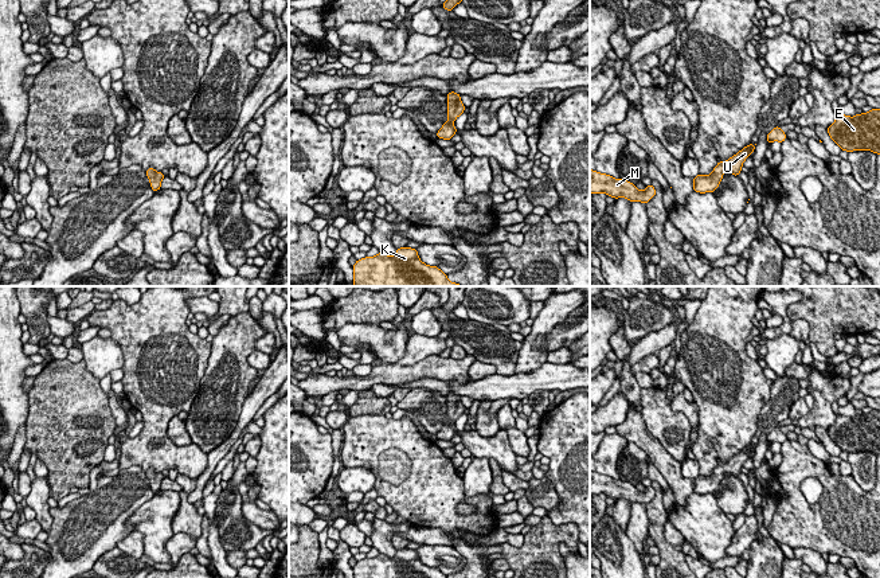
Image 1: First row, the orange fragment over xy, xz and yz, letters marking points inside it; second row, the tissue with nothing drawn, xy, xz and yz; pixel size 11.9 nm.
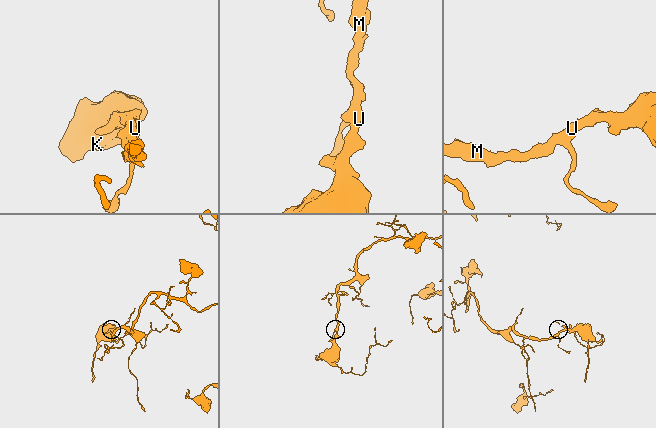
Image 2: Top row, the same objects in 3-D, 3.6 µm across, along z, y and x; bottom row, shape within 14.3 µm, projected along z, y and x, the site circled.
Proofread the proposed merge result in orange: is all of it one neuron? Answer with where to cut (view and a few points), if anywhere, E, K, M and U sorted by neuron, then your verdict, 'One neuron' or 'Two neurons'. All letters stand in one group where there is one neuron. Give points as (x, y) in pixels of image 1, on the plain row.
No split. Groups: E K M U. One neuron

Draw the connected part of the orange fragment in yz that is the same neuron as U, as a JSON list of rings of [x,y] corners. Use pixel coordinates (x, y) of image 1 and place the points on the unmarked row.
[[[748,445],[727,462],[719,462],[711,476],[699,474],[693,479],[693,492],[700,495],[713,493],[719,488],[724,473],[731,473],[734,477],[738,477],[742,472],[744,461],[750,458],[752,452],[755,453],[755,446]]]

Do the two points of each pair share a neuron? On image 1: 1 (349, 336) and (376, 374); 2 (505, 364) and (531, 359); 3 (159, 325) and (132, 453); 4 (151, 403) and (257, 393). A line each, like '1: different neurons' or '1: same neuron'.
1: different neurons
2: different neurons
3: same neuron
4: different neurons

